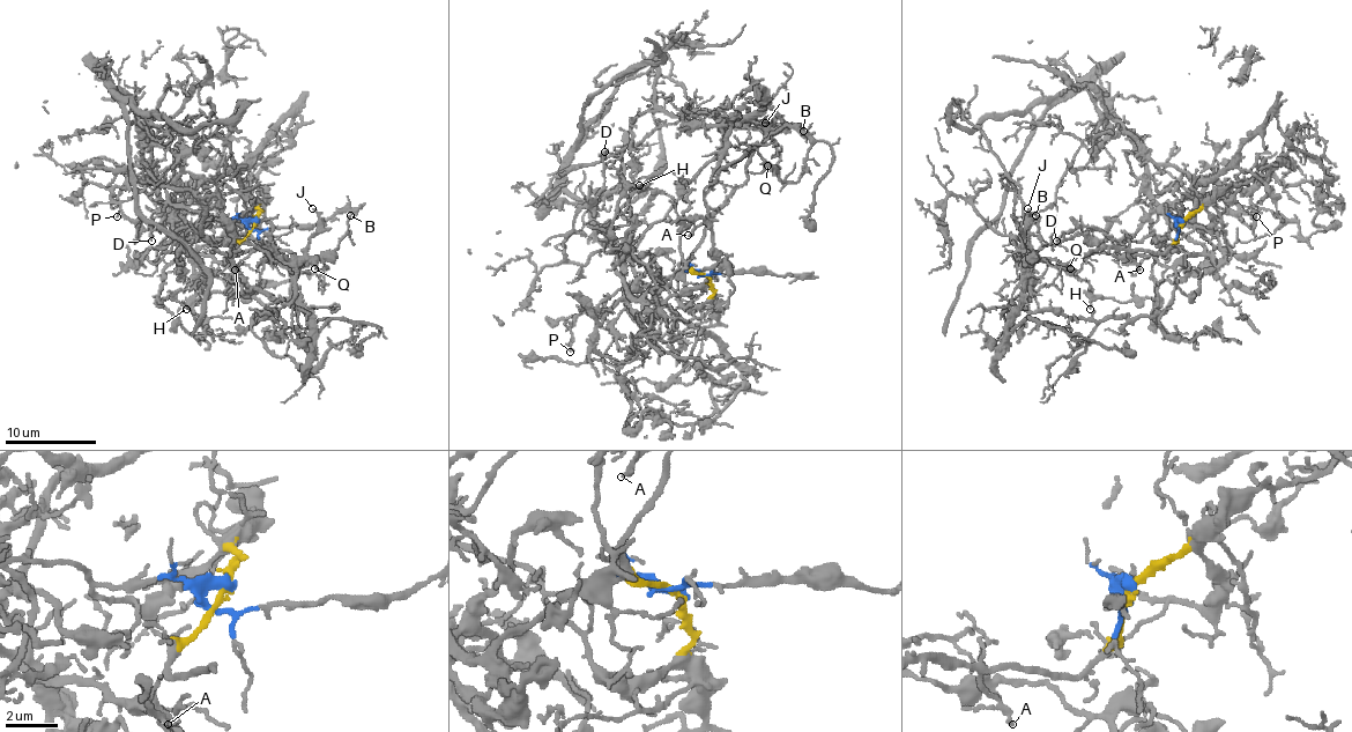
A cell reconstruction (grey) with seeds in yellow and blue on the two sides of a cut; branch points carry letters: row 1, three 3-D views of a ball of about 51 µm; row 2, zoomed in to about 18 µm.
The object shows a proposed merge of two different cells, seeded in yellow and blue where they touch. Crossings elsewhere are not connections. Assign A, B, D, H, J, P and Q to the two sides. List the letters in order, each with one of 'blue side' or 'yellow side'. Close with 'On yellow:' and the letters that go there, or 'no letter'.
A: yellow side
B: yellow side
D: blue side
H: blue side
J: yellow side
P: blue side
Q: yellow side
On yellow: A, B, J, Q

